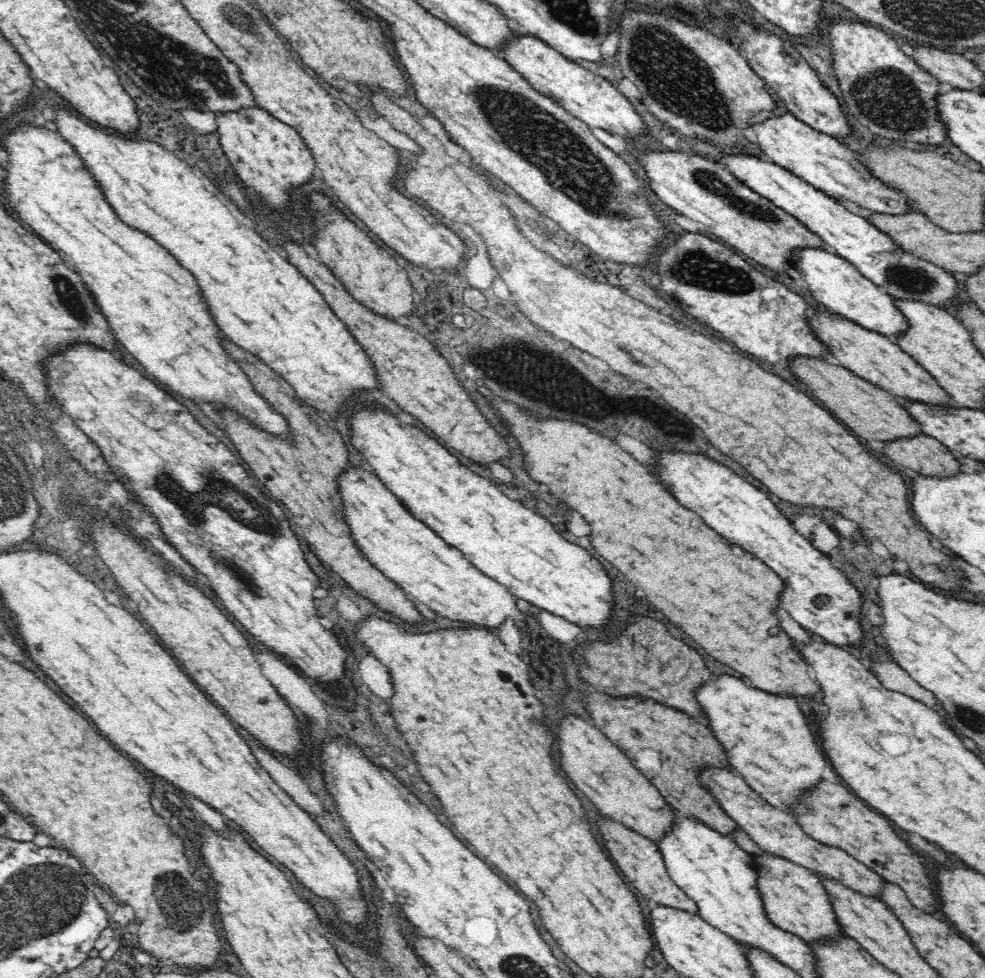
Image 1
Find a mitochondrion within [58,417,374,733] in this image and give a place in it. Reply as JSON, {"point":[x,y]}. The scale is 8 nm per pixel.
{"point":[214,489]}

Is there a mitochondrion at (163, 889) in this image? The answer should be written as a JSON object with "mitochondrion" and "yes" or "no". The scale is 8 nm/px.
{"mitochondrion":"yes"}

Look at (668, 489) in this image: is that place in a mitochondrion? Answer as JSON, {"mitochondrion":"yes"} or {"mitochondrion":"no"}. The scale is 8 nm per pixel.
{"mitochondrion":"no"}

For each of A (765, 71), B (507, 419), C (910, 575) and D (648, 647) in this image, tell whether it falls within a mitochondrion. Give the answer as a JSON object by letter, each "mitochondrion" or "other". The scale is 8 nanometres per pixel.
{"A":"other","B":"other","C":"other","D":"mitochondrion"}

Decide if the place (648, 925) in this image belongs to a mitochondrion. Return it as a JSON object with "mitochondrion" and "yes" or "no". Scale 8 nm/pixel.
{"mitochondrion":"no"}

